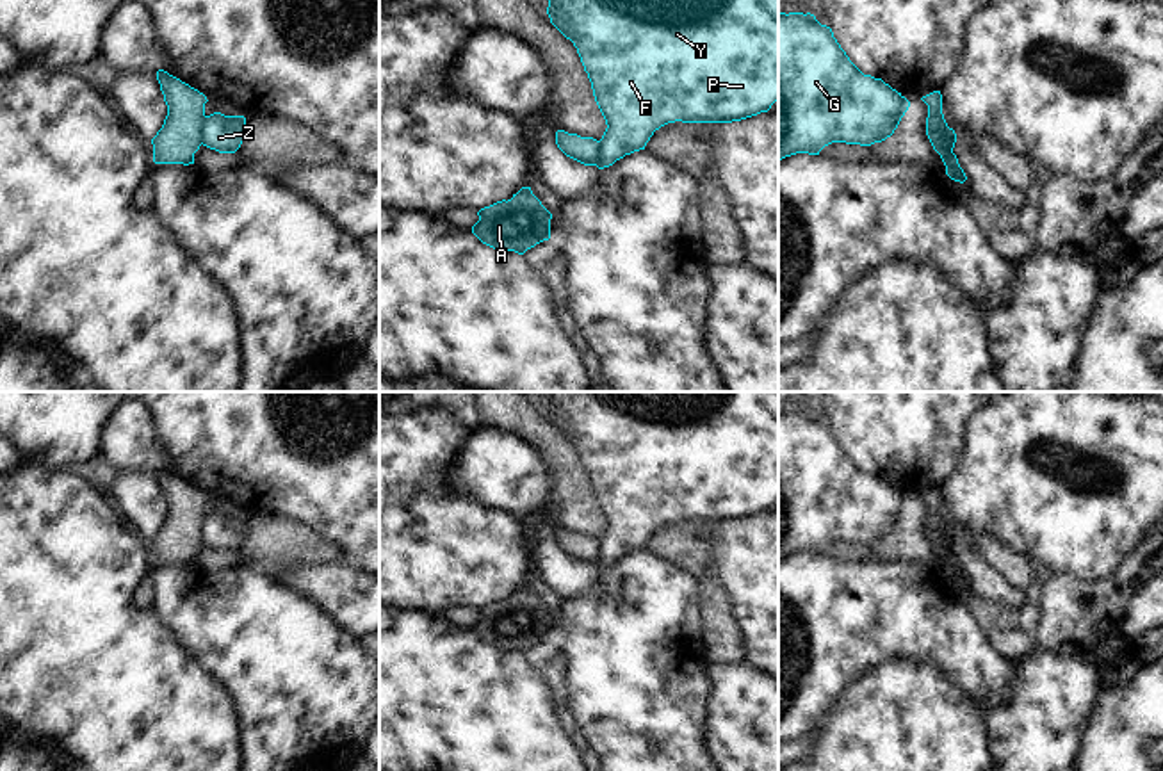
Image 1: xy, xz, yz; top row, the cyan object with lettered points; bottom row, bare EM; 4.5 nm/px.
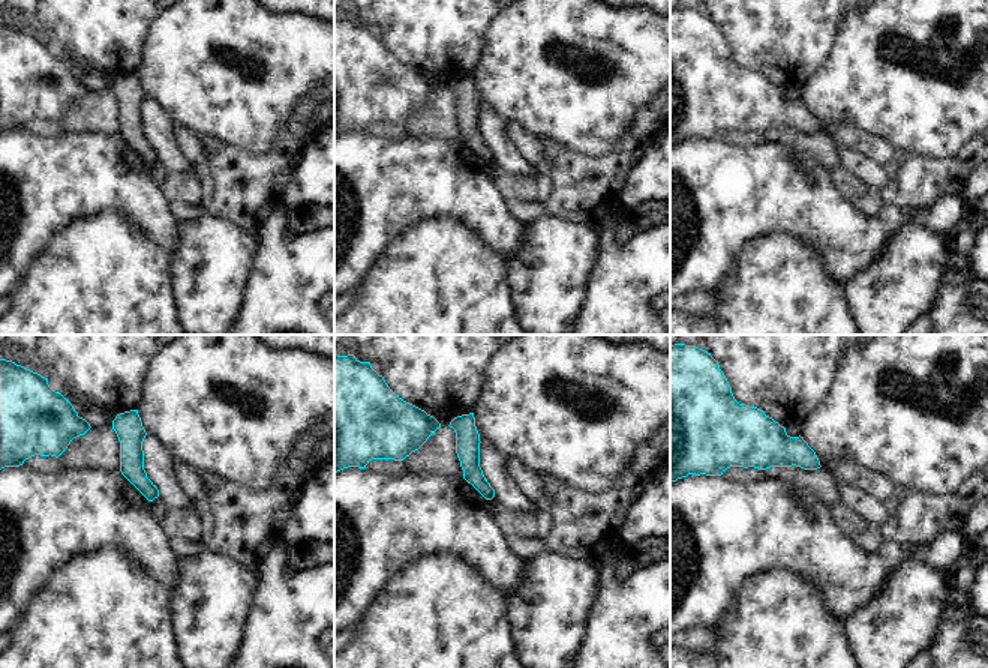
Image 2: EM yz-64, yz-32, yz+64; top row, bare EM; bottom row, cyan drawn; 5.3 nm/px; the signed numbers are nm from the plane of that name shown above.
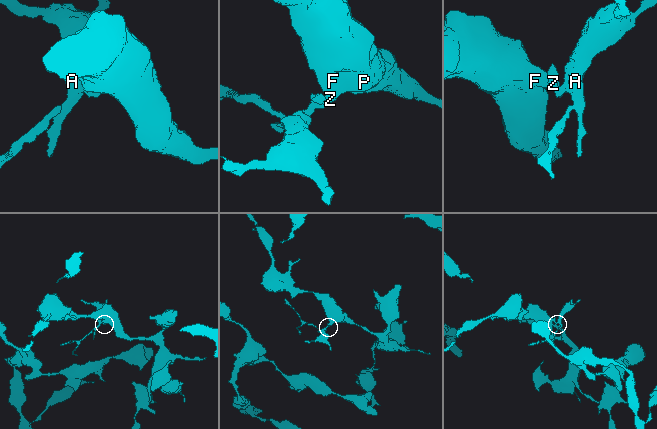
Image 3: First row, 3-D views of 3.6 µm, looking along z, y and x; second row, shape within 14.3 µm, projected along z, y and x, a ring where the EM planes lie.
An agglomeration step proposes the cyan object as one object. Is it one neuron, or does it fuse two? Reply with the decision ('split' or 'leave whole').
split

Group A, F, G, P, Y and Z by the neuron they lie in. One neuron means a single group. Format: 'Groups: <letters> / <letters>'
Groups: A / F G P Y Z

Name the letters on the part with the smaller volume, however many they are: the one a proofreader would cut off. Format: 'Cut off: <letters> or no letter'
Cut off: A

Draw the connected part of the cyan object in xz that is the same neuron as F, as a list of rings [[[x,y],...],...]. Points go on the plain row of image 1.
[[[545,392],[550,422],[573,442],[591,481],[595,500],[606,518],[598,568],[645,548],[655,529],[668,522],[732,522],[768,511],[778,499],[778,392]]]

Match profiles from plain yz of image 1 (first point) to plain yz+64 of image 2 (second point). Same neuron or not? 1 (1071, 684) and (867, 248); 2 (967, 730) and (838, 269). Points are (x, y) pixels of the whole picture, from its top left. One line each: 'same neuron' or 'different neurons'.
1: different neurons
2: different neurons

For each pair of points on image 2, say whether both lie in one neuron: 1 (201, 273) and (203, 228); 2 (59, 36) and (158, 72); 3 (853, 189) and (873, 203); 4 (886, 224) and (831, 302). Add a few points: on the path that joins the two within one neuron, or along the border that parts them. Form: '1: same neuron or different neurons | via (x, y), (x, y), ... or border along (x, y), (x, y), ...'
1: same neuron | via (203, 263), (203, 239)
2: different neurons | border along (147, 30), (137, 72)
3: different neurons | border along (868, 191), (853, 201)
4: different neurons | border along (820, 257), (822, 266), (844, 287)

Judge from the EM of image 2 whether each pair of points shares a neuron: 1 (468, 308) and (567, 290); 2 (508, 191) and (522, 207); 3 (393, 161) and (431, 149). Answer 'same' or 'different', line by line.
1: different
2: different
3: same

